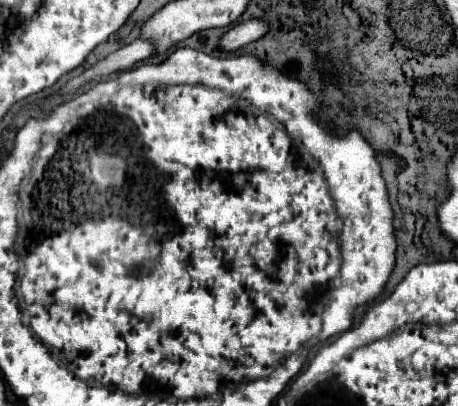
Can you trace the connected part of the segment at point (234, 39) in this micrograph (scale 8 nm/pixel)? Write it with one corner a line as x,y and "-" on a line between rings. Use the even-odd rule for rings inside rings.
246,21
240,25
234,25
228,29
222,39
220,39
220,49
222,51
236,51
256,39
260,39
268,31
268,25
264,21

